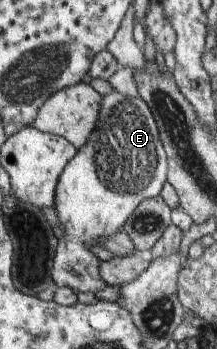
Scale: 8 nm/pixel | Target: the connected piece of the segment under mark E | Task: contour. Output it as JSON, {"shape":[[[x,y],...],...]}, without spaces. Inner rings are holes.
{"shape":[[[112,91],[105,95],[100,108],[99,119],[88,141],[79,149],[76,158],[64,168],[56,188],[54,208],[64,227],[65,236],[59,240],[55,265],[53,265],[53,281],[56,287],[70,287],[74,292],[93,292],[102,296],[107,283],[101,281],[99,261],[91,251],[89,243],[97,243],[99,237],[119,233],[131,213],[148,198],[155,198],[165,191],[165,183],[169,183],[169,159],[161,140],[160,127],[156,115],[143,99]]]}

